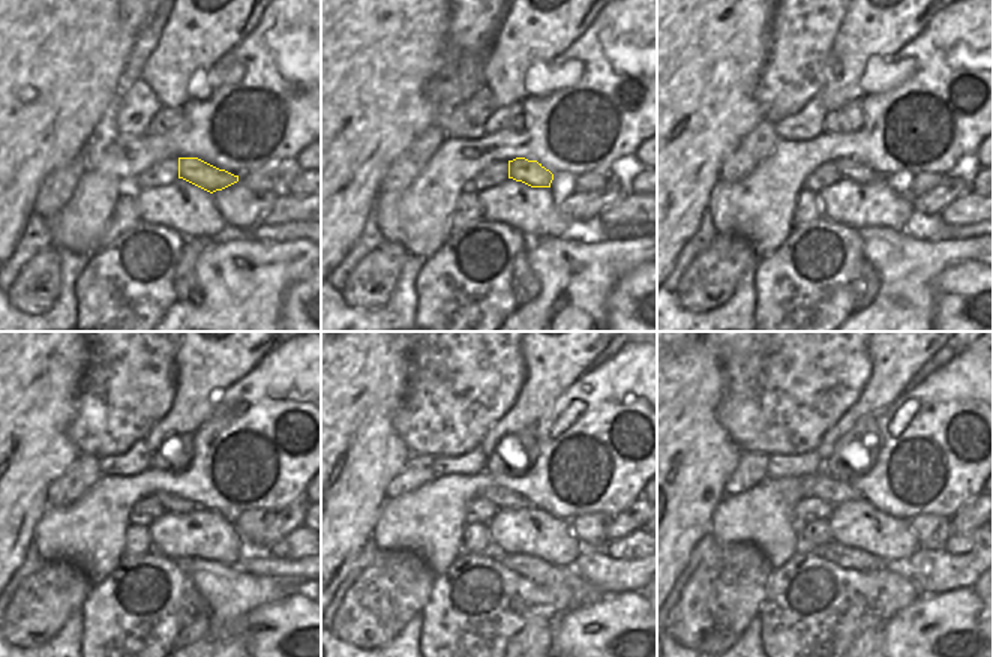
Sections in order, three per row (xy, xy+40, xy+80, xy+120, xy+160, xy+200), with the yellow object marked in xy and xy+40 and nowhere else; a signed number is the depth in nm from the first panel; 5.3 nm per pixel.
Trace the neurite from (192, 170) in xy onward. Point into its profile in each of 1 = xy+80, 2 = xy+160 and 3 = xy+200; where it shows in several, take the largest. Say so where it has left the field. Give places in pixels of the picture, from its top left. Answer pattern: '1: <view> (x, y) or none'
1: xy+80 (849, 168)
2: xy+160 (501, 497)
3: xy+200 (819, 486)

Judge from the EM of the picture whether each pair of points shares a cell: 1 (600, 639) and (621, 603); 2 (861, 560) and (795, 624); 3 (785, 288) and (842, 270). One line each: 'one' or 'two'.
1: one
2: two
3: one

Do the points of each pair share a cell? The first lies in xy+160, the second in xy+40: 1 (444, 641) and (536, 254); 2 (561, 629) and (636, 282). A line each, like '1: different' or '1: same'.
1: different
2: same

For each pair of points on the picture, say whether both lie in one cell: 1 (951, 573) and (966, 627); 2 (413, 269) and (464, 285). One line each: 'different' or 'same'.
1: different
2: different

